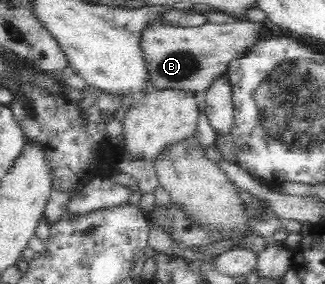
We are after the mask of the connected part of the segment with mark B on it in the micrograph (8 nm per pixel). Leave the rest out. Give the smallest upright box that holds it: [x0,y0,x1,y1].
[142,18,267,97]

